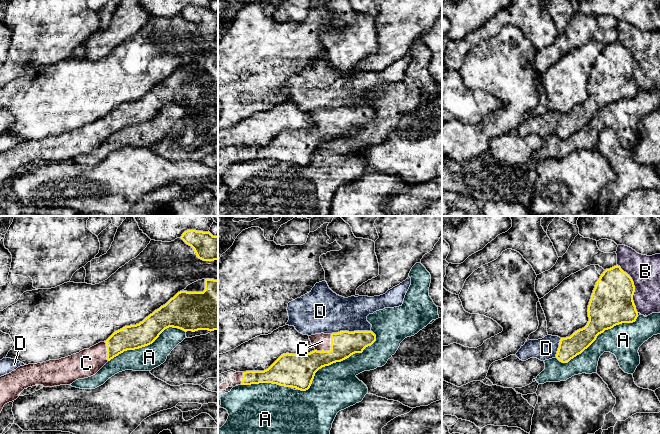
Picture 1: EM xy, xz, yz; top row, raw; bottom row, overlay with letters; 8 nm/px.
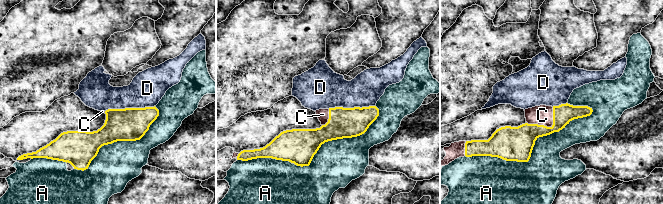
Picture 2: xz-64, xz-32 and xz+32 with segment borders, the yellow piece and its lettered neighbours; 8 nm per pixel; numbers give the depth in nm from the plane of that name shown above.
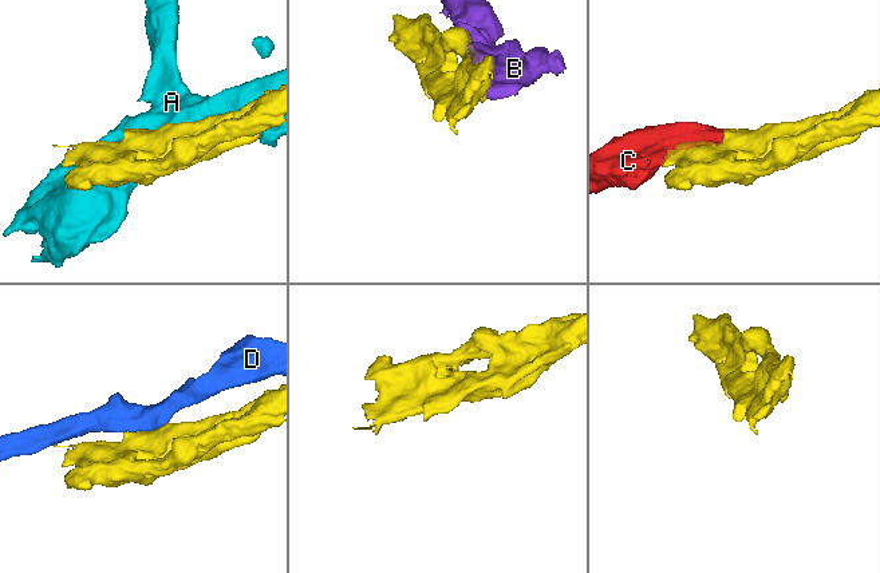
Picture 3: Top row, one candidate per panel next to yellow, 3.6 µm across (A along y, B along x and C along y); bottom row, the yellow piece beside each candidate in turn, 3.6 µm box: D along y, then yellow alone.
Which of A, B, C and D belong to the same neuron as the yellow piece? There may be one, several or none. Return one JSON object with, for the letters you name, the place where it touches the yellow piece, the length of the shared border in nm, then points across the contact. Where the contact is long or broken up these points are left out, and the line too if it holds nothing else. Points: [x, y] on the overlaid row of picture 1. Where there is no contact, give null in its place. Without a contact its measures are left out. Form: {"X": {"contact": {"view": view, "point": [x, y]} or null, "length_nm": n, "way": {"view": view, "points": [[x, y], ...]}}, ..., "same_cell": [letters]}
{"C": {"contact": {"view": "xz", "point": [331, 349]}, "length_nm": 190}, "same_cell": ["C"]}

